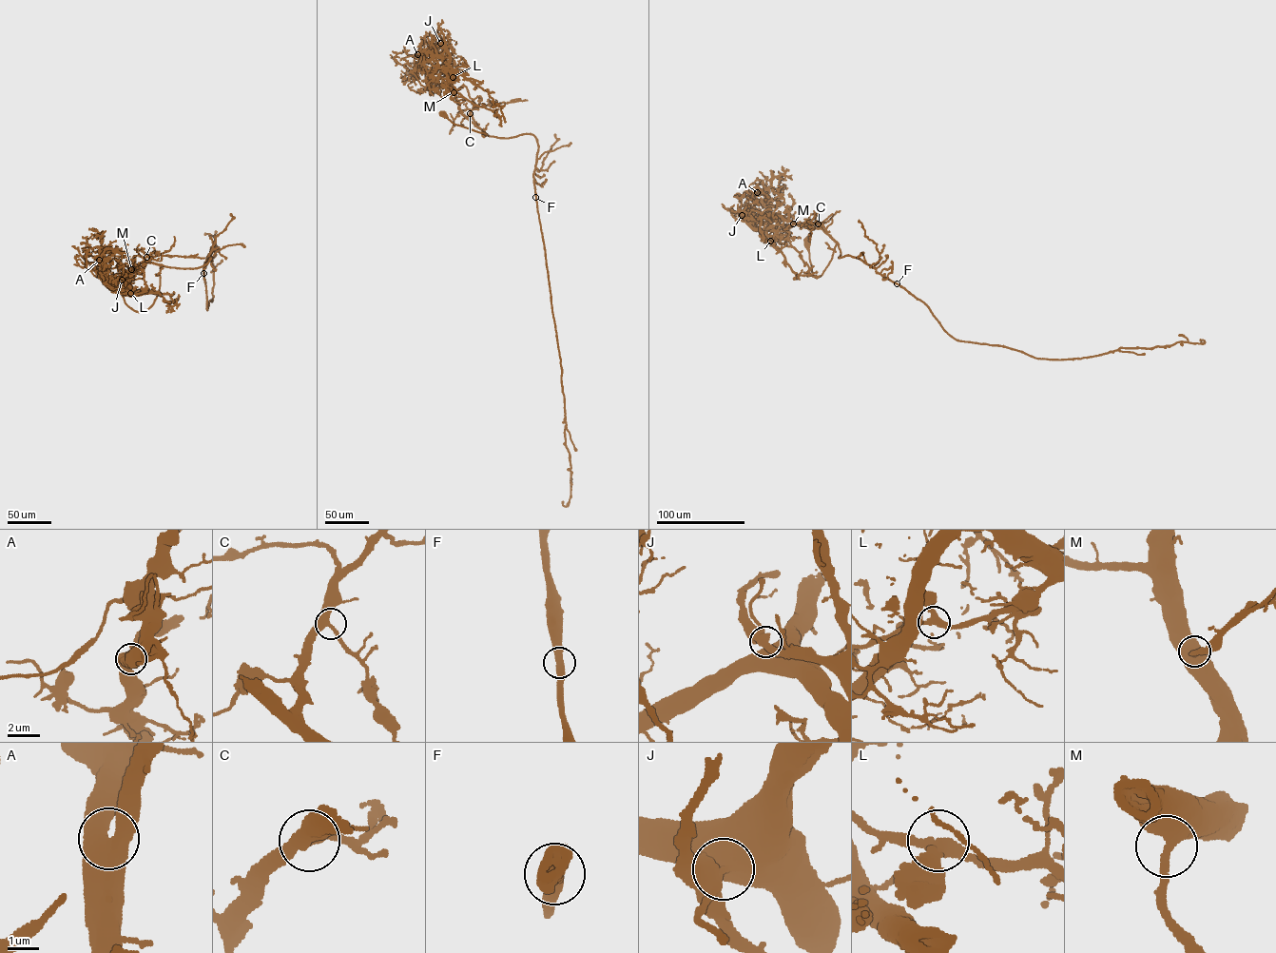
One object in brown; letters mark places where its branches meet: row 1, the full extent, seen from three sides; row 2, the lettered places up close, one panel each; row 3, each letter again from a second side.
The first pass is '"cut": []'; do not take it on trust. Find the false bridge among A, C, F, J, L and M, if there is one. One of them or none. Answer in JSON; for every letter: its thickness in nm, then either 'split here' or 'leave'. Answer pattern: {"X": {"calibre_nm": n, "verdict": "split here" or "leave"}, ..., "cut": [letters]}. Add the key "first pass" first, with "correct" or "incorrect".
{"first pass": "incorrect", "A": {"calibre_nm": 500, "verdict": "leave"}, "C": {"calibre_nm": 340, "verdict": "leave"}, "F": {"calibre_nm": 460, "verdict": "leave"}, "J": {"calibre_nm": 420, "verdict": "split here"}, "L": {"calibre_nm": 360, "verdict": "leave"}, "M": {"calibre_nm": 480, "verdict": "leave"}, "cut": ["J"]}

